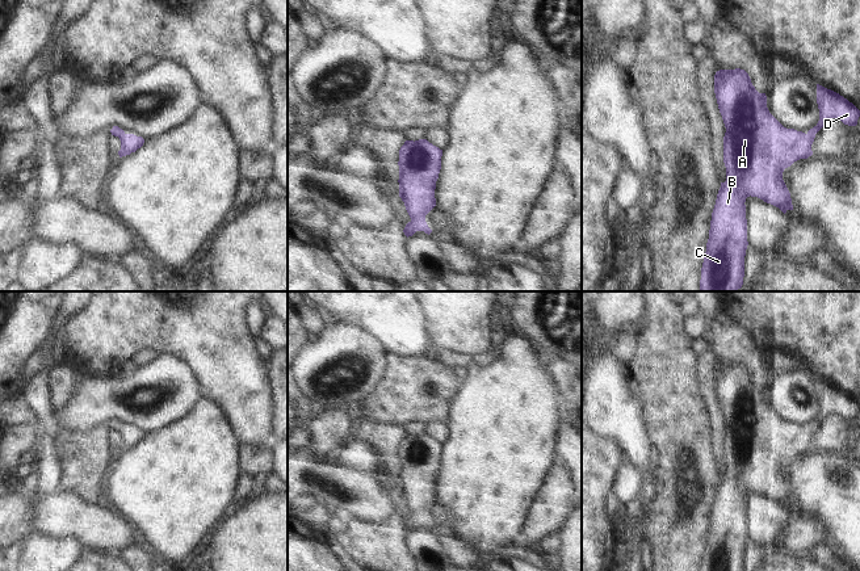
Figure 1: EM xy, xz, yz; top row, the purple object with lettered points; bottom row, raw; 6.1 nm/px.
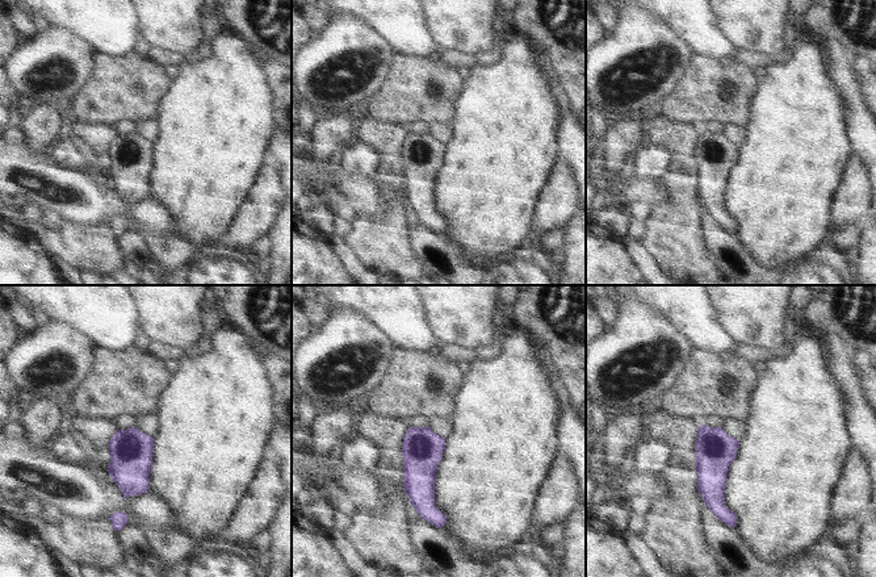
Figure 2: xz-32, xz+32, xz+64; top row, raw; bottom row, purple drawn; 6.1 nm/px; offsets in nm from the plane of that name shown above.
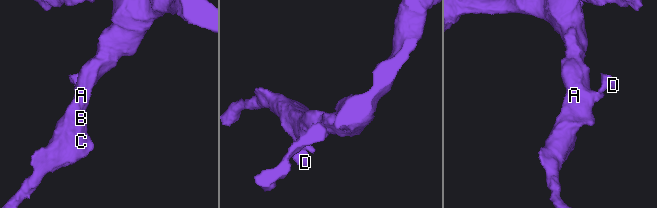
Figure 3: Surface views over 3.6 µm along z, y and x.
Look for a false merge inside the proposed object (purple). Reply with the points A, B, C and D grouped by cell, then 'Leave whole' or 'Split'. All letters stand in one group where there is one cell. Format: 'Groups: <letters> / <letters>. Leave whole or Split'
Groups: A B C D. Leave whole

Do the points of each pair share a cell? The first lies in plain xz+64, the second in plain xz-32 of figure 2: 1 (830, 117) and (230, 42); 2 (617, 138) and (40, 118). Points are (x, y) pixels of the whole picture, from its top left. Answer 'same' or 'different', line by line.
1: same
2: same

